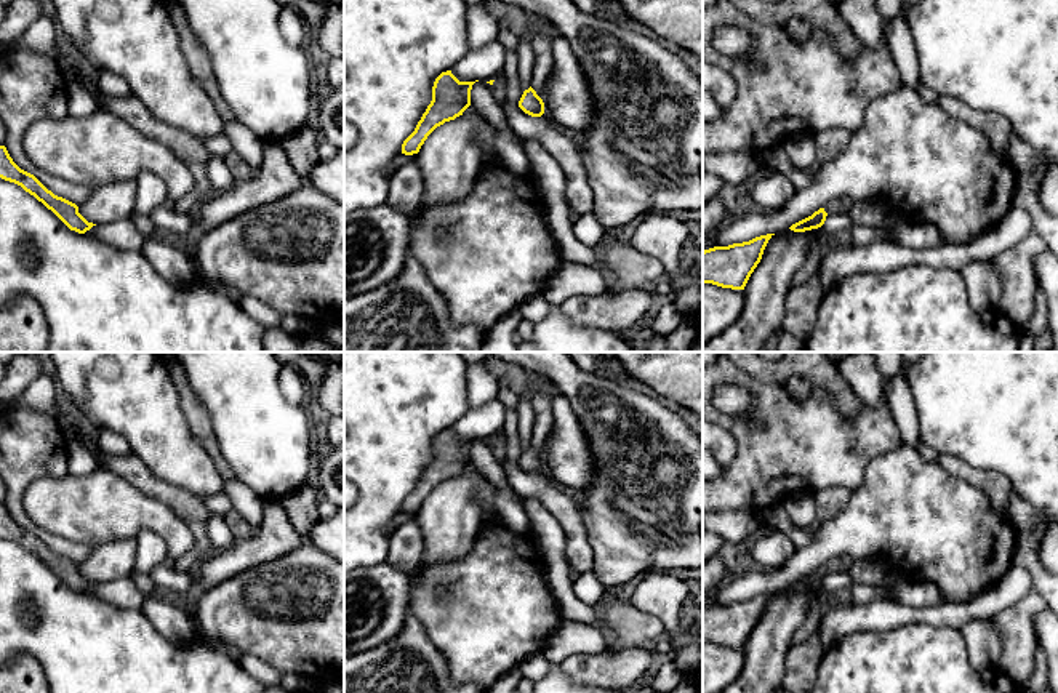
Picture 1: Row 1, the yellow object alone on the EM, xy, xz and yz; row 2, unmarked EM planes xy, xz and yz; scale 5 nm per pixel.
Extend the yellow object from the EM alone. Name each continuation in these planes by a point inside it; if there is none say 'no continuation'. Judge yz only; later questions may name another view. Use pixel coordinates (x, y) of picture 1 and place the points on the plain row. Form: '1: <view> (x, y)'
1: yz (837, 564)

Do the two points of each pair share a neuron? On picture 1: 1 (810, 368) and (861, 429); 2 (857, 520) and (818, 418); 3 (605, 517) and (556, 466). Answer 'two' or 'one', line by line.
1: two
2: two
3: two

